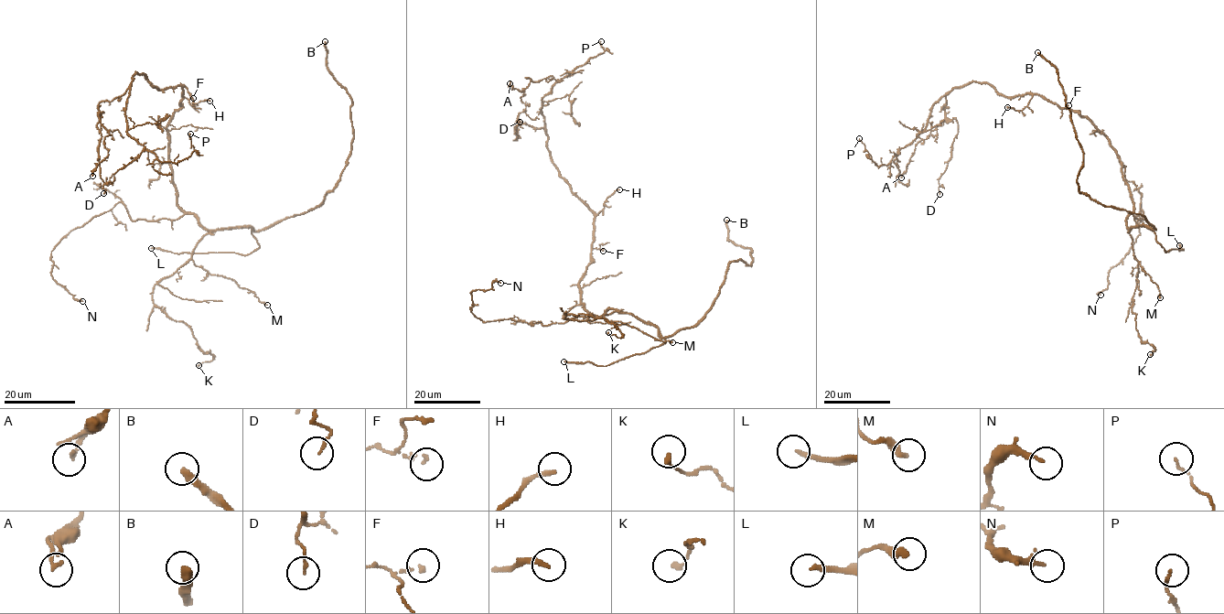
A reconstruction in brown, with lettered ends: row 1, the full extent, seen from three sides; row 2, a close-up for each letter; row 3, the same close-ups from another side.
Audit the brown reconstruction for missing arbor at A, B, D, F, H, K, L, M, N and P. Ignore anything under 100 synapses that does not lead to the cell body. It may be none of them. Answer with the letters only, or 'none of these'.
B, L

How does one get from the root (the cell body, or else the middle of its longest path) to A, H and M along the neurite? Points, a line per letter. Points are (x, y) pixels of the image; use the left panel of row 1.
A: (172, 177), (166, 123), (183, 86), (159, 90), (138, 72), (122, 95), (99, 104), (108, 155), (92, 176)
H: (172, 177), (166, 123), (180, 107), (183, 88), (187, 90), (194, 103), (209, 101)
M: (172, 177), (177, 204), (190, 211), (208, 232), (194, 250), (194, 263), (209, 274), (231, 279), (267, 305)

